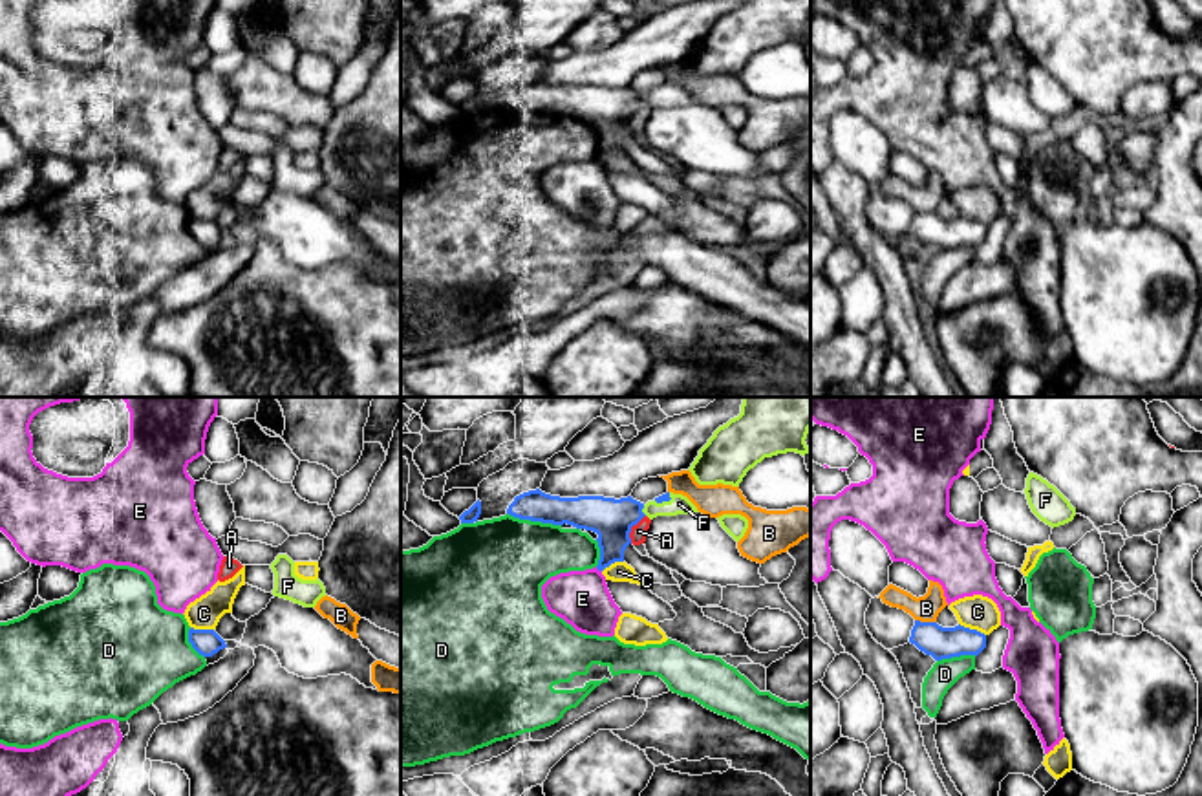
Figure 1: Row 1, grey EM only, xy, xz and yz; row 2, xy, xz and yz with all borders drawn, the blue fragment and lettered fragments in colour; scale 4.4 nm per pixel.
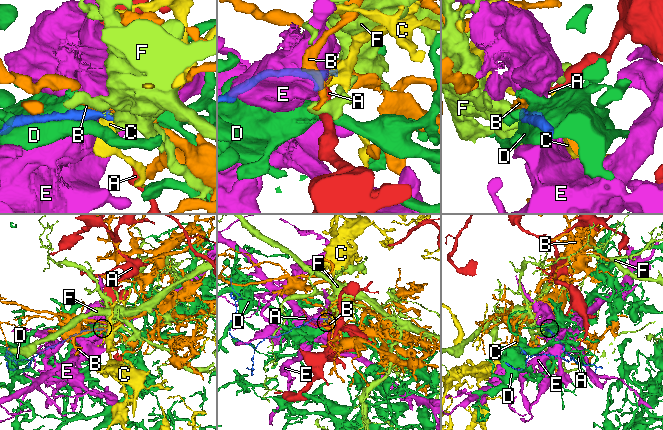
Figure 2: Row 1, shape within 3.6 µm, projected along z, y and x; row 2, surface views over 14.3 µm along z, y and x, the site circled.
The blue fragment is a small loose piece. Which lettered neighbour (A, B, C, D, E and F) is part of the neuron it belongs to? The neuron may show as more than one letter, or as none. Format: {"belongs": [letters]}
{"belongs": ["F"]}

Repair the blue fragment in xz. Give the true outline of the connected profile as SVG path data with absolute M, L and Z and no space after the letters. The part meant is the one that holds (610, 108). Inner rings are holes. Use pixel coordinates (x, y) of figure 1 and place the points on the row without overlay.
M540 79L523 82L509 95L507 104L553 113L573 115L598 124L600 150L596 159L604 161L615 152L624 152L624 141L631 134L629 123L644 106L677 106L699 102L682 84L666 82L646 95L628 88L578 86L560 88Z

